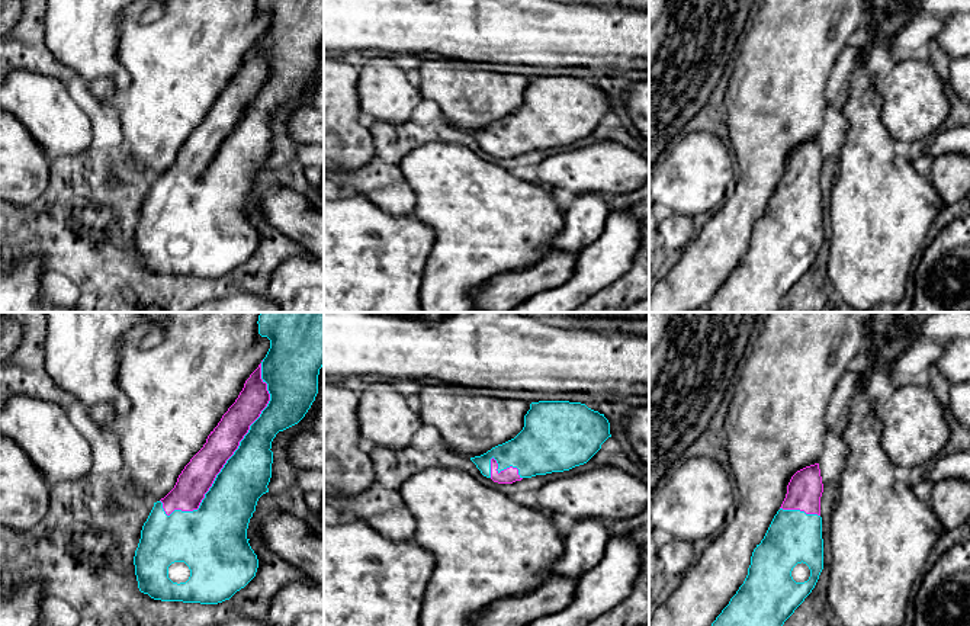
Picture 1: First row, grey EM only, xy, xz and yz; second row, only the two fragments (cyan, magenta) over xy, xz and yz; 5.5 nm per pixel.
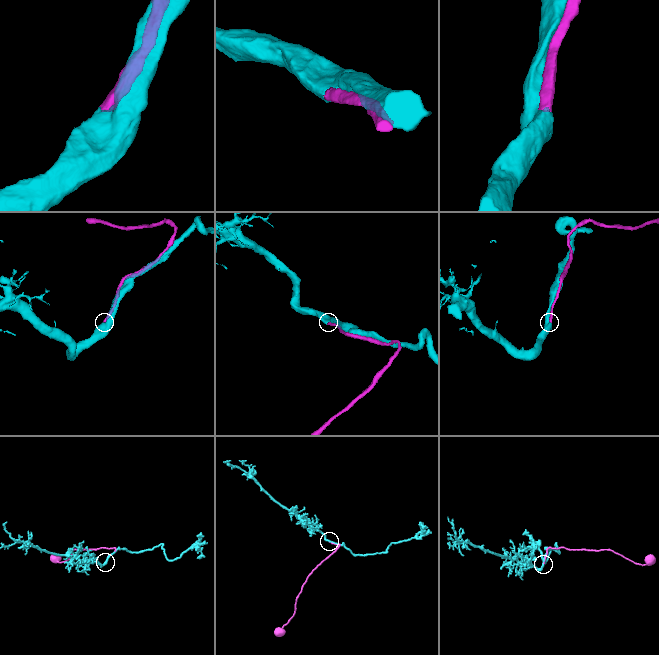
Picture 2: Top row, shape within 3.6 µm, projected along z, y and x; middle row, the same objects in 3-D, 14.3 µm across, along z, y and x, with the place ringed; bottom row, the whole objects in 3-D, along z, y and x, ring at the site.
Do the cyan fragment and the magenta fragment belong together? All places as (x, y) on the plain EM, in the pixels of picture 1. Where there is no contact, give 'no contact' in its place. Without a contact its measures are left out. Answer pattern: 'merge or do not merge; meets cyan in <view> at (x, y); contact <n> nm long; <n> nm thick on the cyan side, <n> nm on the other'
merge; meets cyan in xy at (237, 124); contact 1000 nm long; 260 nm thick on the cyan side, 180 nm on the other

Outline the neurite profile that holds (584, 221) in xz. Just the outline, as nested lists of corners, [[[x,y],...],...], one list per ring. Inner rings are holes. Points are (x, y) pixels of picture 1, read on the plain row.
[[[582,192],[575,195],[563,212],[563,228],[553,238],[550,248],[565,253],[579,253],[600,238],[610,215],[607,195]]]

